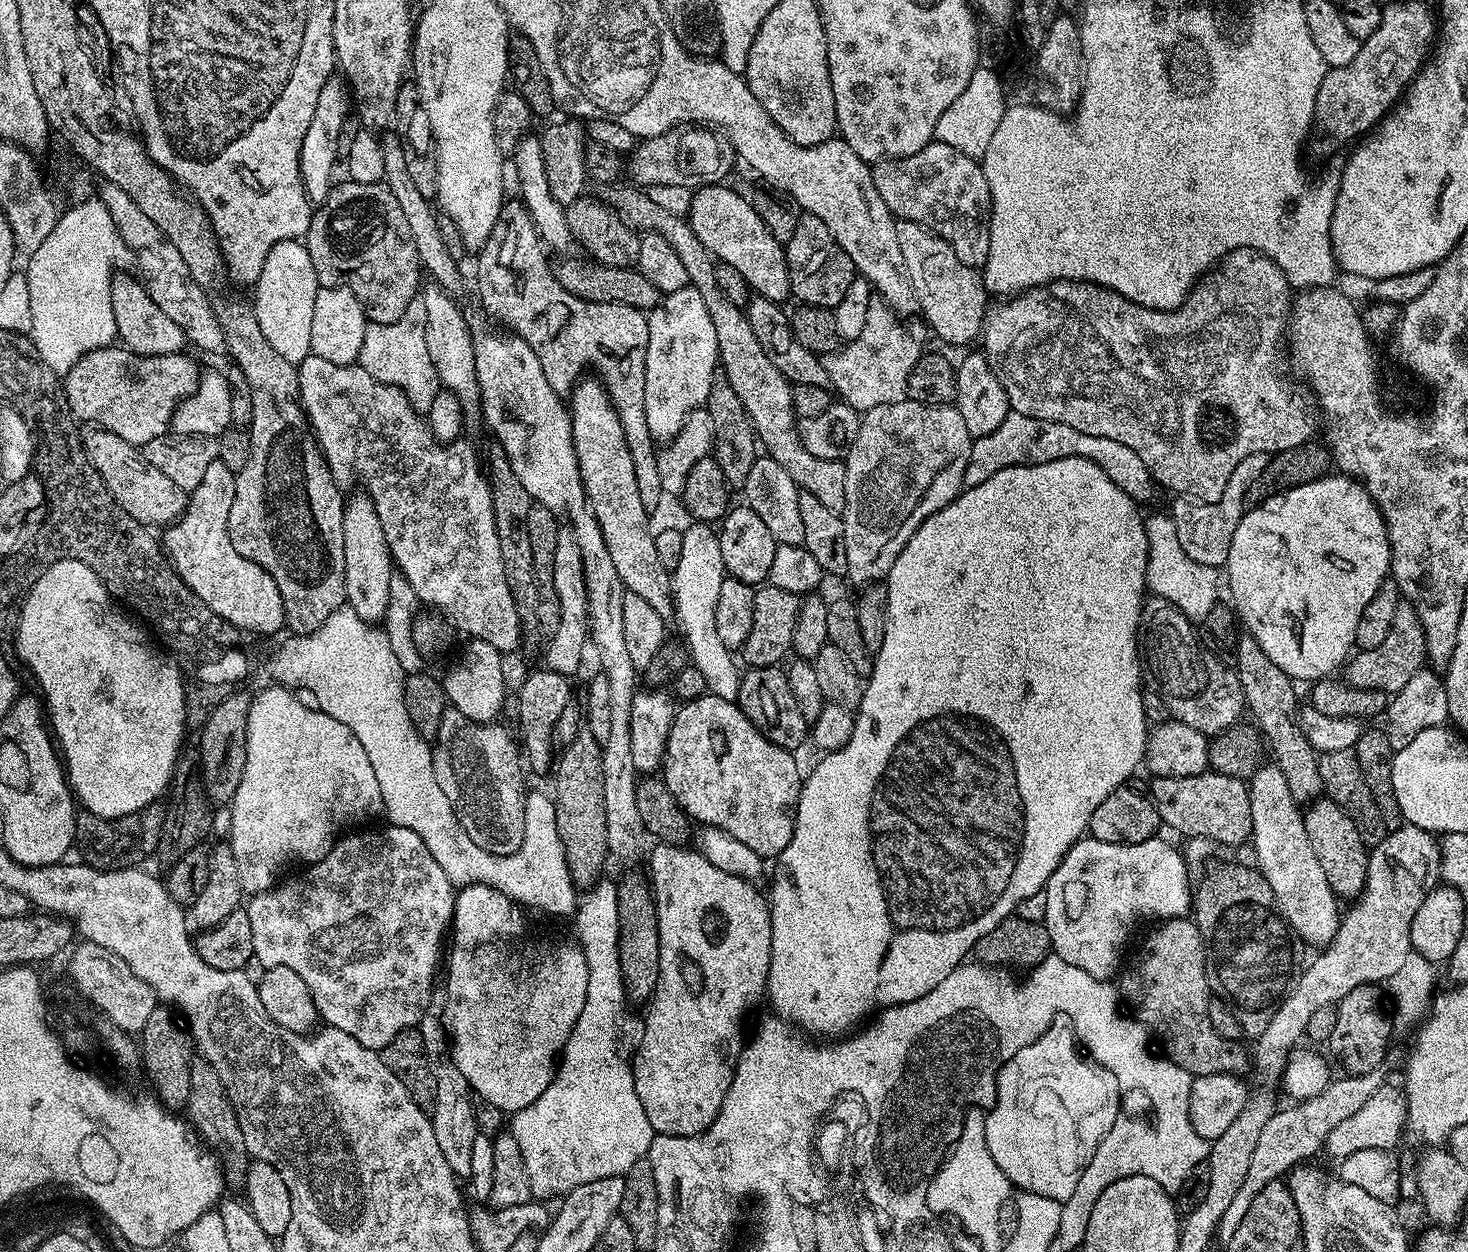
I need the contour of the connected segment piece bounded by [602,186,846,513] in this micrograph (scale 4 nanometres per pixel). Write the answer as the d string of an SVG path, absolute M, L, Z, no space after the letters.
M605 187L602 193L604 203L609 204L622 218L622 222L629 224L637 233L658 234L666 238L666 242L670 242L674 250L678 250L678 258L682 258L682 266L686 266L689 285L696 288L698 294L702 294L702 302L706 302L706 311L710 313L714 338L718 338L719 367L730 386L734 386L734 394L738 394L746 414L752 420L752 427L763 451L774 458L774 462L778 462L778 466L782 466L782 470L786 470L790 478L794 478L797 488L814 494L814 498L818 498L822 506L830 506L832 512L843 513L846 502L846 470L843 463L839 460L814 458L814 454L806 450L800 440L798 417L792 405L792 384L782 374L778 374L774 362L766 358L754 330L750 330L747 311L734 306L734 302L730 302L730 298L726 298L722 290L718 290L713 257L709 256L702 242L698 242L685 217L662 210L662 206L650 202L647 191L639 187L620 187Z

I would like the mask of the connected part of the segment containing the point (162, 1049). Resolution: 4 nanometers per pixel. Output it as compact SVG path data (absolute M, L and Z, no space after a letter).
M157 1006L144 1029L138 1033L138 1043L142 1069L156 1087L154 1092L160 1103L169 1110L183 1109L190 1098L190 1066L194 1059L194 1045L187 1027L171 1007Z

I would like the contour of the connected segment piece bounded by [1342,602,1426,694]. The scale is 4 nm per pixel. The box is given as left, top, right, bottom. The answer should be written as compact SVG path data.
M1401 602L1398 610L1394 610L1394 622L1390 622L1390 634L1386 634L1386 642L1382 642L1382 646L1374 646L1374 650L1357 651L1347 661L1342 676L1348 683L1359 688L1377 688L1379 692L1395 694L1402 690L1402 686L1406 686L1406 682L1410 682L1410 678L1414 678L1414 674L1425 667L1425 664L1426 638L1422 622L1418 622L1418 614L1411 604Z

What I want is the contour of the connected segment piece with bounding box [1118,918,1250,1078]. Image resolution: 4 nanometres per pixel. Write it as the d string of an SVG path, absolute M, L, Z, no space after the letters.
M1181 918L1165 920L1144 940L1144 945L1136 952L1132 961L1125 963L1119 977L1118 992L1123 1003L1128 1003L1127 1011L1137 1022L1143 1024L1153 1037L1160 1039L1163 1055L1174 1061L1182 1070L1186 1070L1193 1078L1206 1074L1240 1074L1250 1064L1250 1052L1243 1048L1240 1040L1227 1040L1210 1026L1208 1017L1208 1001L1210 985L1206 978L1208 953L1204 939L1198 930L1195 919Z

